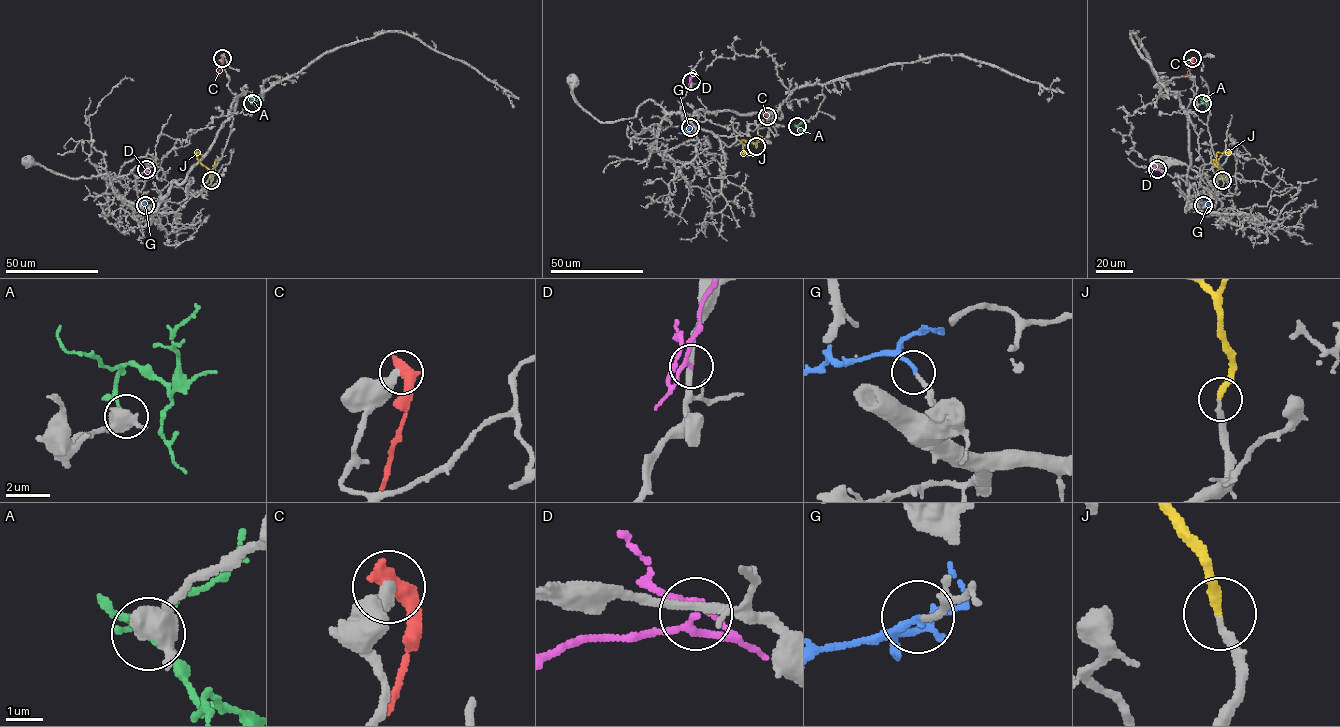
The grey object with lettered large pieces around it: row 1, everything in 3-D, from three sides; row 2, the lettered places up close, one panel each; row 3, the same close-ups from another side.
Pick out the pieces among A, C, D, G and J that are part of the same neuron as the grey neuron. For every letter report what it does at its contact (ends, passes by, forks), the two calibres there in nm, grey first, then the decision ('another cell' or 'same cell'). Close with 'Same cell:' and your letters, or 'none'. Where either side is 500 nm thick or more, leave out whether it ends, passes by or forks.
A: 800 nm thick on the grey side, 140 nm on the other; another cell
C: 400 nm thick on the grey side, 600 nm on the other; another cell
D: it passes by; 240 nm thick on the grey side, 140 nm on the other; another cell
G: it ends there; 160 nm thick on the grey side, 190 nm on the other; same cell
J: it ends there; 240 nm thick on the grey side, 280 nm on the other; same cell
Same cell: G, J

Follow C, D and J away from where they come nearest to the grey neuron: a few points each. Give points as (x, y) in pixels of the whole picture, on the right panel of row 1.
C: (1192, 58), (1191, 68), (1183, 75)
D: (1157, 169), (1145, 172)
J: (1223, 180), (1216, 153), (1230, 155)

